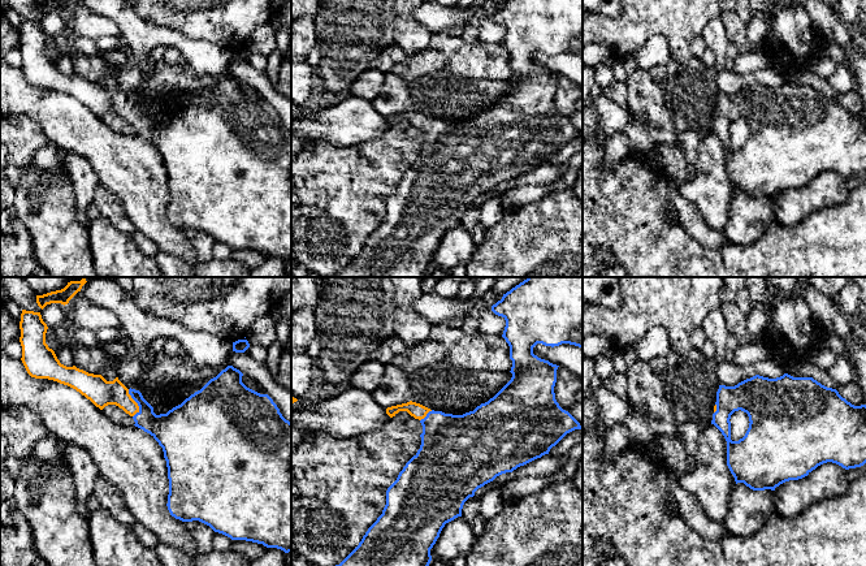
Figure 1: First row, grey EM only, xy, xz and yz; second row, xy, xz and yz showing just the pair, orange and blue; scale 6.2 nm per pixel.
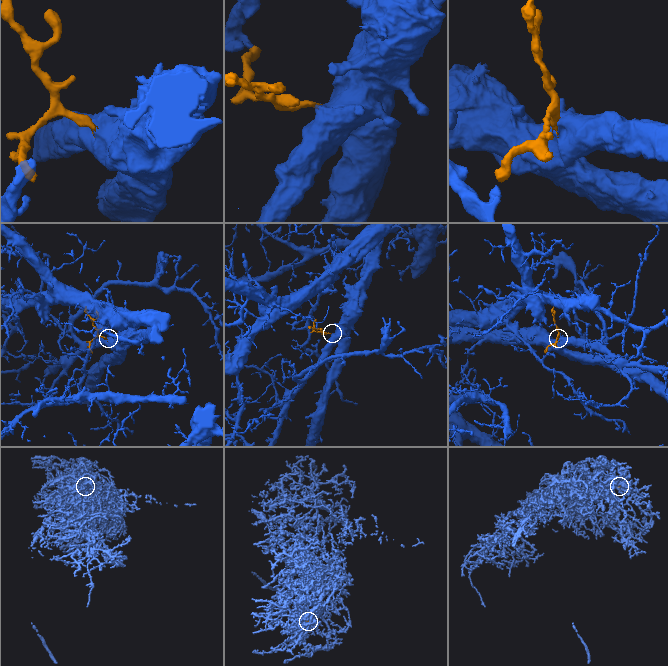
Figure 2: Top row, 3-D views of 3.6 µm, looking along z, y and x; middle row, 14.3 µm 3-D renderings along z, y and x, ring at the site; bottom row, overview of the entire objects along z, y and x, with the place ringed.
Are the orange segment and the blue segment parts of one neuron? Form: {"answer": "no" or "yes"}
{"answer": "yes"}

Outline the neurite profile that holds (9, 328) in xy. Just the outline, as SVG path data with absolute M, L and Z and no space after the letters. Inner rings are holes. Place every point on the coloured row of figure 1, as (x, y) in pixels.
M0 303L0 350L4 349L7 344L20 340L20 337L20 323Z

